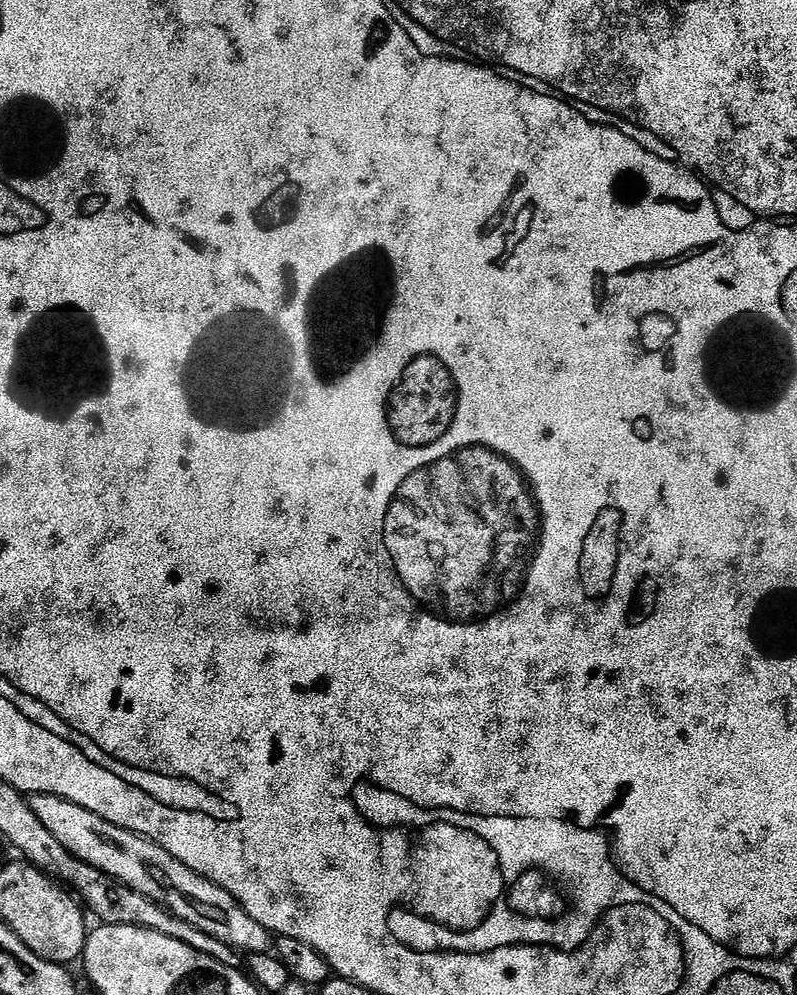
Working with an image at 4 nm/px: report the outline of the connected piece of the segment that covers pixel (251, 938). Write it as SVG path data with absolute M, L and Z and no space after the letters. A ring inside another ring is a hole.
M50 794L28 796L28 805L38 814L42 826L58 838L70 854L82 858L82 862L90 862L98 870L110 874L118 882L138 890L138 894L146 894L146 898L154 898L163 908L173 912L182 922L190 922L190 926L198 926L210 938L218 938L218 942L226 942L241 953L267 952L273 947L274 937L266 930L266 926L254 922L246 910L222 886L194 874L190 866L182 866L178 858L174 858L162 846L144 836L134 834L130 830L122 830L106 818L98 818L90 810L70 802L66 798L58 798Z

